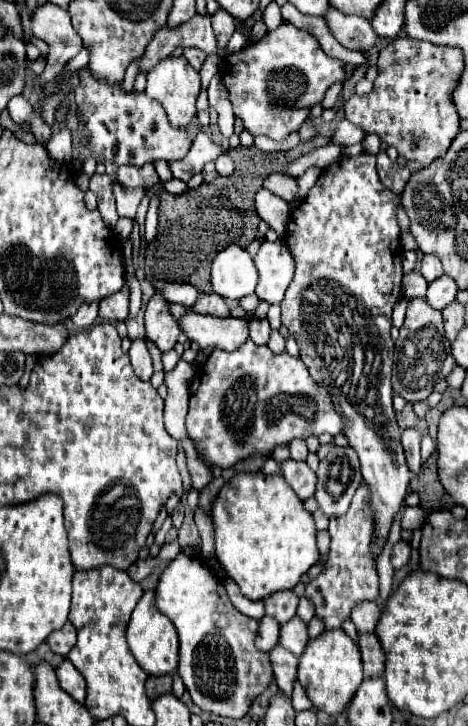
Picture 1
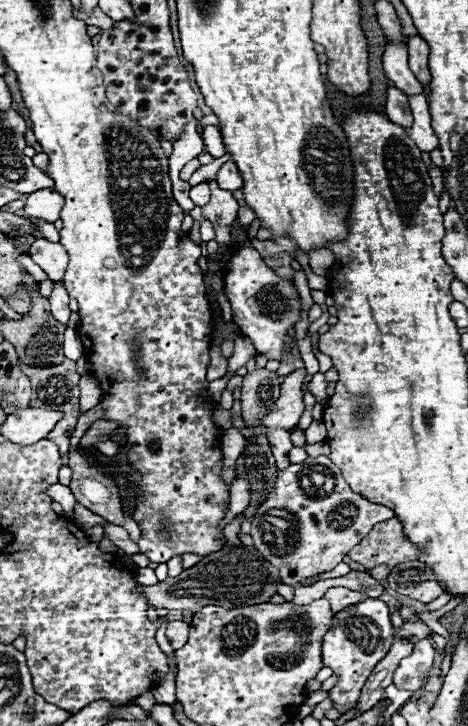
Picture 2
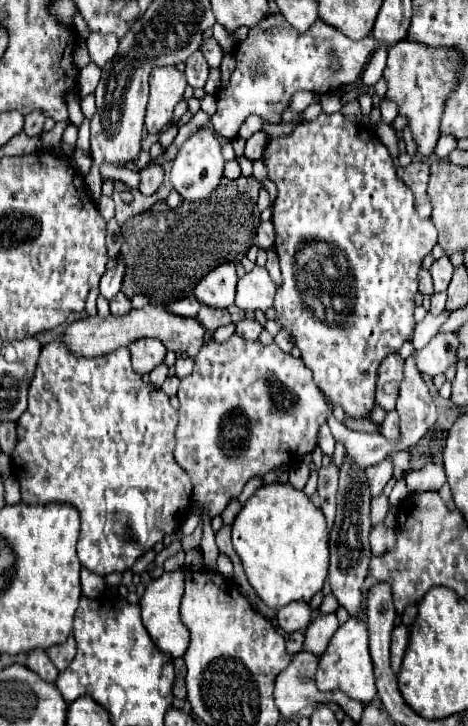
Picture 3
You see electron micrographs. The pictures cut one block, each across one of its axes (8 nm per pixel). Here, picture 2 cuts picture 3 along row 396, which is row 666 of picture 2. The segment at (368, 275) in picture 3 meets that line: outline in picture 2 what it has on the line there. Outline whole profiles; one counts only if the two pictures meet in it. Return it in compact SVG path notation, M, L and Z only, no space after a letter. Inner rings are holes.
M368 598L336 614L334 626L326 632L322 644L324 666L332 668L334 674L338 676L336 686L328 692L334 704L354 704L358 700L362 684L374 670L374 664L378 664L378 660L382 660L390 650L392 636L394 630L392 630L388 606L378 598Z

